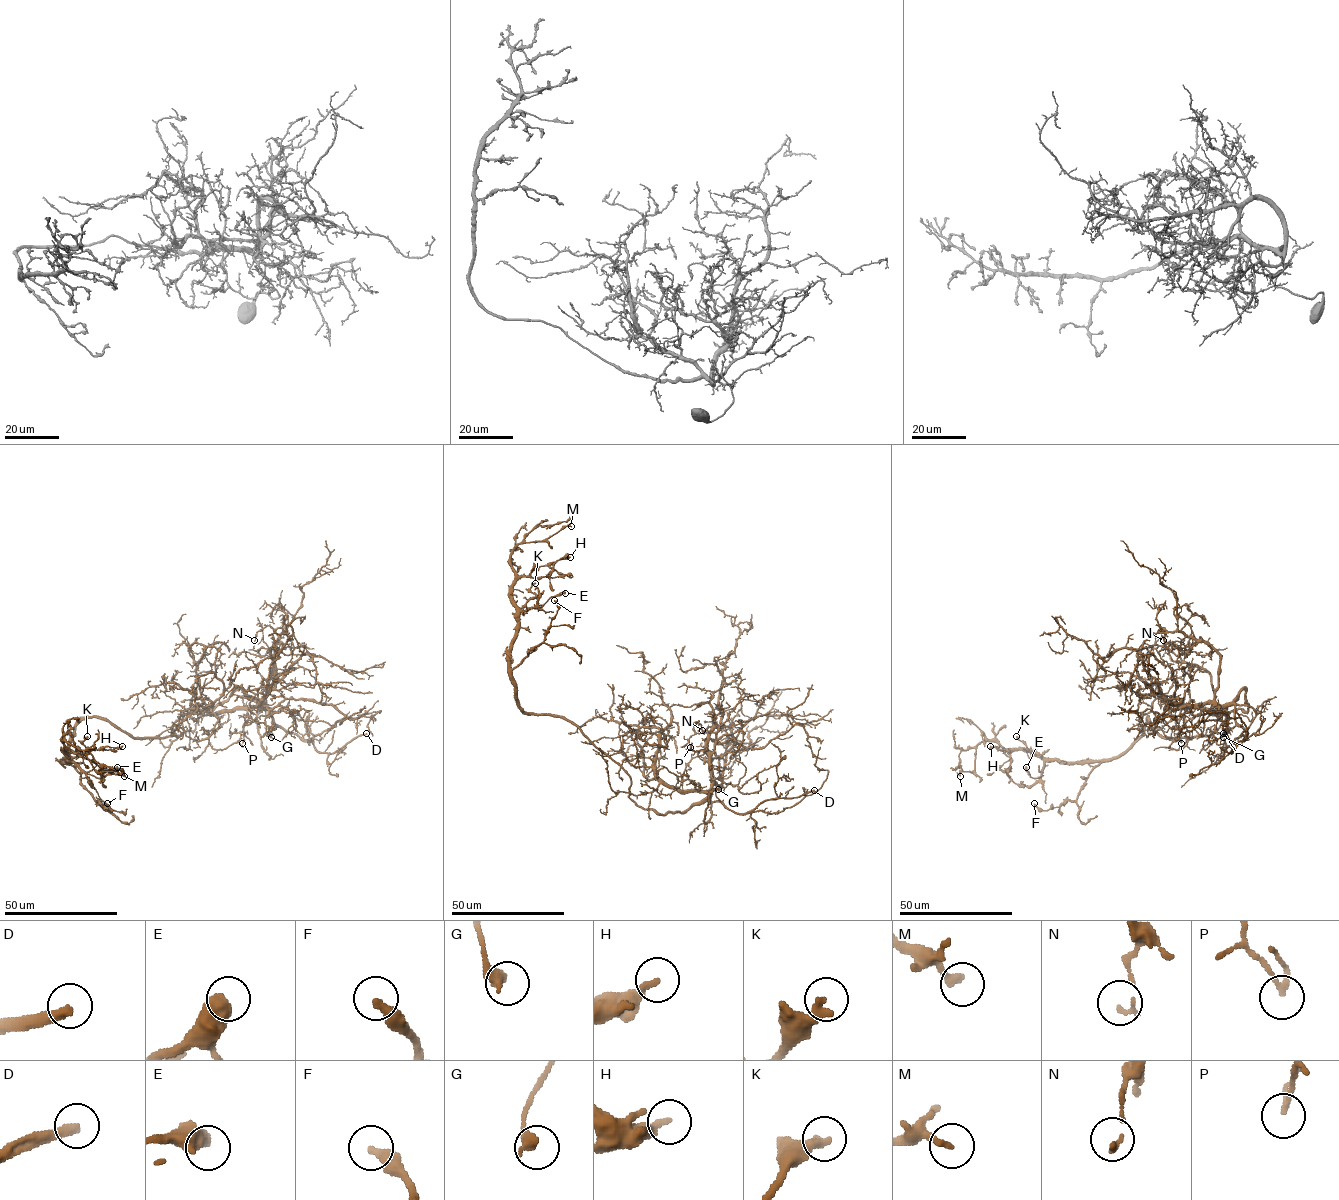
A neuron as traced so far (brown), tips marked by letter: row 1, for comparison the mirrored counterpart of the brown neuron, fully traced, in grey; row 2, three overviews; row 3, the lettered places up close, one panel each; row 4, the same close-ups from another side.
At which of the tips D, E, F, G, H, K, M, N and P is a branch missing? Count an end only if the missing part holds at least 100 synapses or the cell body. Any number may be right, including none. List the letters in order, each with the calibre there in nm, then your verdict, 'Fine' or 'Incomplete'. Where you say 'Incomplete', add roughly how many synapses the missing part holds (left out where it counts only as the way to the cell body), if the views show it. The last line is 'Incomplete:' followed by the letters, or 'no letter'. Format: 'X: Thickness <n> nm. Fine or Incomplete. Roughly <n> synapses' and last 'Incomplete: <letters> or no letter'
D: Thickness 320 nm. Incomplete
E: Thickness 600 nm. Fine
F: Thickness 360 nm. Fine
G: Thickness 340 nm. Fine
H: Thickness 240 nm. Fine
K: Thickness 360 nm. Fine
M: Thickness 240 nm. Fine
N: Thickness 160 nm. Fine
P: Thickness 140 nm. Fine
Incomplete: D

